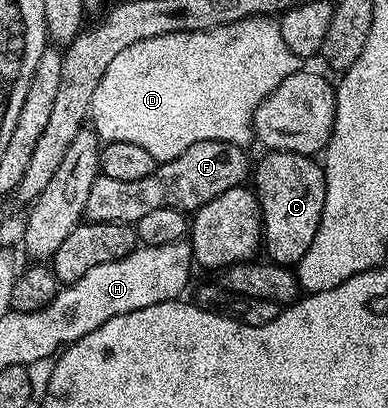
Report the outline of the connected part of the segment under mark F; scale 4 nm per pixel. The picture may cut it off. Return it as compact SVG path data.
M203 140L199 144L191 144L187 152L180 154L175 160L160 163L156 170L143 180L113 180L101 174L95 184L91 184L91 192L87 196L84 217L90 222L124 222L136 224L147 212L155 212L155 208L175 208L186 212L195 212L207 200L215 200L227 188L242 185L250 177L251 162L246 147L227 144L219 140Z

